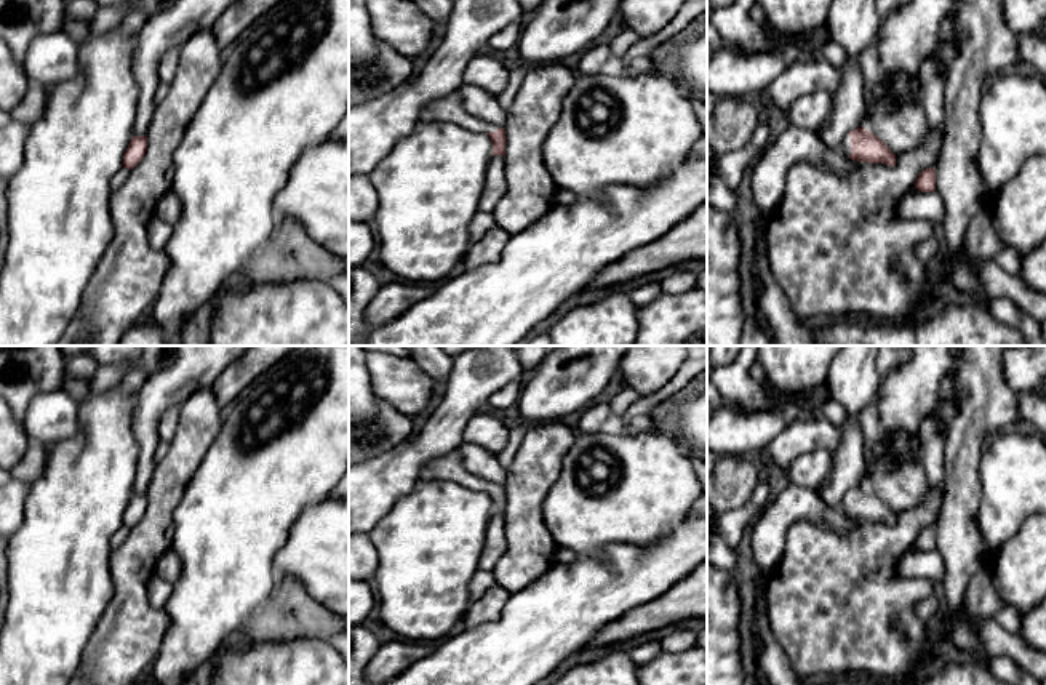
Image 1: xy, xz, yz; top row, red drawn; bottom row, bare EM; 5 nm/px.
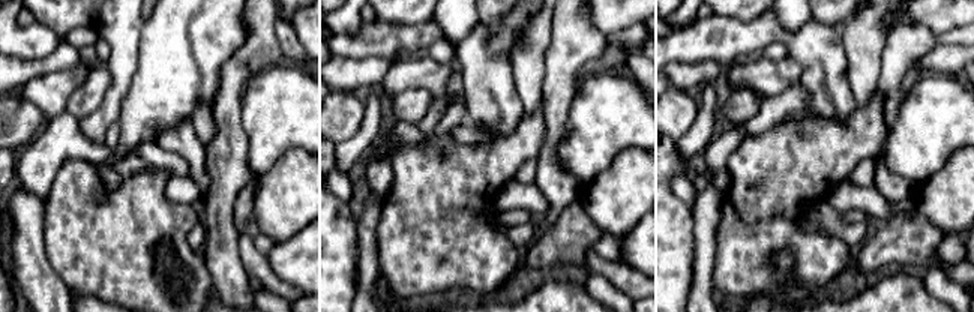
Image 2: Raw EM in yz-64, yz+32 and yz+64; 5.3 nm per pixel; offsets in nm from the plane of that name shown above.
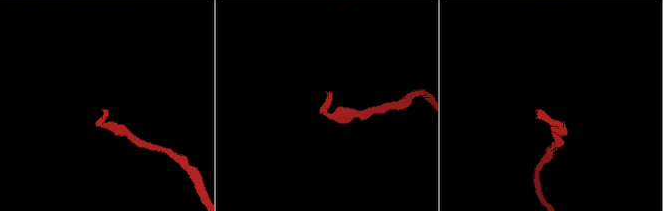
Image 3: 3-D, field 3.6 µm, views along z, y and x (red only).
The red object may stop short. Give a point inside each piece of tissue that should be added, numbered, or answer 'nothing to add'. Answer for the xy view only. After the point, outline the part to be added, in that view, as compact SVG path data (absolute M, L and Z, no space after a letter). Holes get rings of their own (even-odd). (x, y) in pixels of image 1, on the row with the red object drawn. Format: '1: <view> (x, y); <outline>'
nothing to add

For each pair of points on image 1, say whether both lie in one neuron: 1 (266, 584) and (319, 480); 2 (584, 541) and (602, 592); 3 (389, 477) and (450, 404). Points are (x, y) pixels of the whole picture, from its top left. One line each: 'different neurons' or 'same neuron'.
1: same neuron
2: different neurons
3: same neuron

